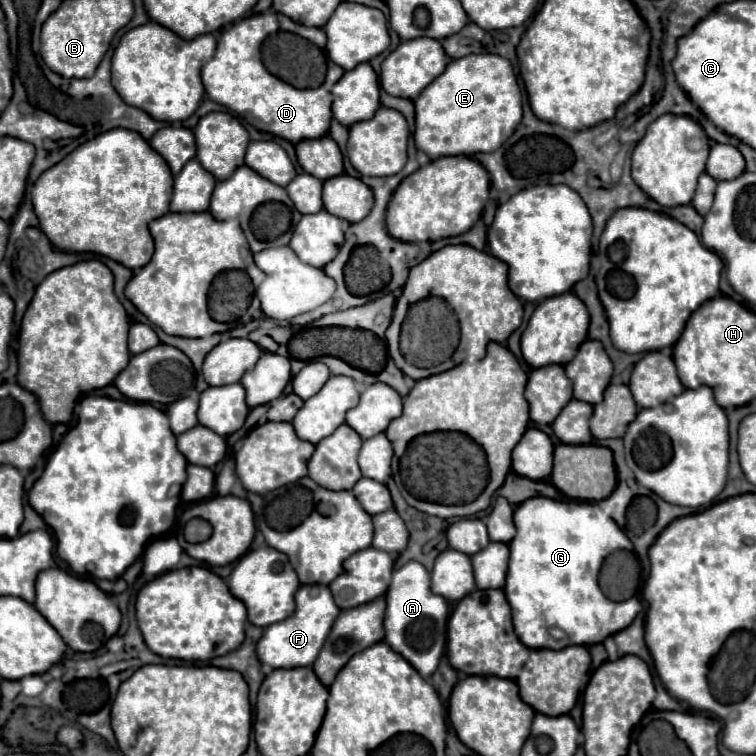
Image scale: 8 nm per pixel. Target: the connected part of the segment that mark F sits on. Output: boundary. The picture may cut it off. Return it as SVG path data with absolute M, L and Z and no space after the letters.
M301 586L295 594L295 614L283 622L271 624L265 628L261 640L257 642L257 656L263 664L271 668L295 668L311 666L337 618L341 608L335 604L335 598L329 586Z

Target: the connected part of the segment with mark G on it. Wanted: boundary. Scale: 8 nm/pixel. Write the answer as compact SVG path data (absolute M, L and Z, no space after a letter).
M535 496L515 508L517 536L509 542L511 558L508 562L505 596L513 610L515 632L525 646L551 650L561 650L571 644L593 646L603 642L607 636L625 630L641 610L641 602L637 597L623 602L603 598L603 592L597 582L603 558L611 550L627 550L627 546L631 546L631 540L623 534L623 530L619 530L619 526L615 526L613 518L603 514L603 508L599 504L601 501L578 502Z

